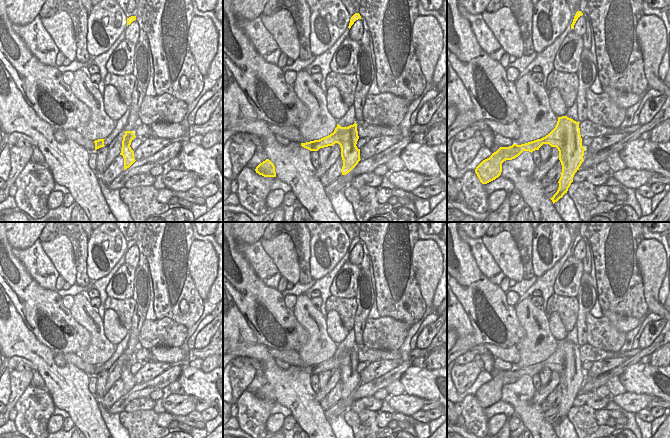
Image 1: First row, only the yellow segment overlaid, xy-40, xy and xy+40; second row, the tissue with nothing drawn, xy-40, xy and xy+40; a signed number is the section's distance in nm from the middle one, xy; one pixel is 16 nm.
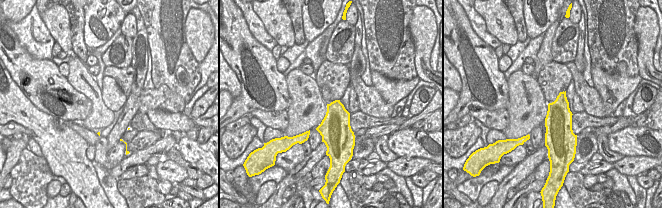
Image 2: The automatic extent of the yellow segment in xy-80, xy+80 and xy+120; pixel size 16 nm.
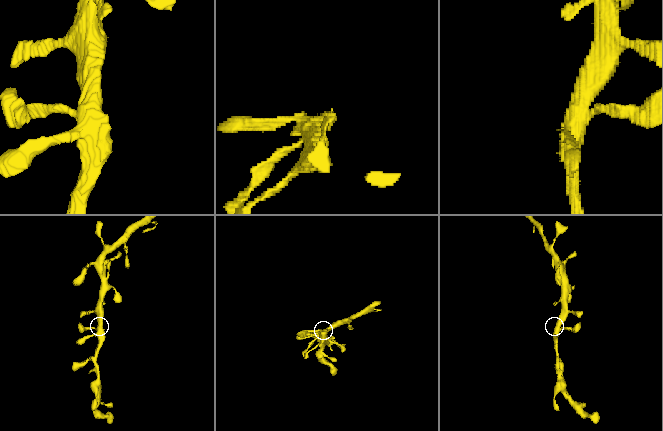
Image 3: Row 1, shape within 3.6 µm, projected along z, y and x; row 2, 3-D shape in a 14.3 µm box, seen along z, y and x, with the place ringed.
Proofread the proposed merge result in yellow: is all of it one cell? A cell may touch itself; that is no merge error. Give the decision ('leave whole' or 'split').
leave whole

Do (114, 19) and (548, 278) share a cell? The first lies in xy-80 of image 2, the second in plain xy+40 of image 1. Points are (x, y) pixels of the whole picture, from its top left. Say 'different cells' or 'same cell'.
different cells

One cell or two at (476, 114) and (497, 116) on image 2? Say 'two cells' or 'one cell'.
one cell

